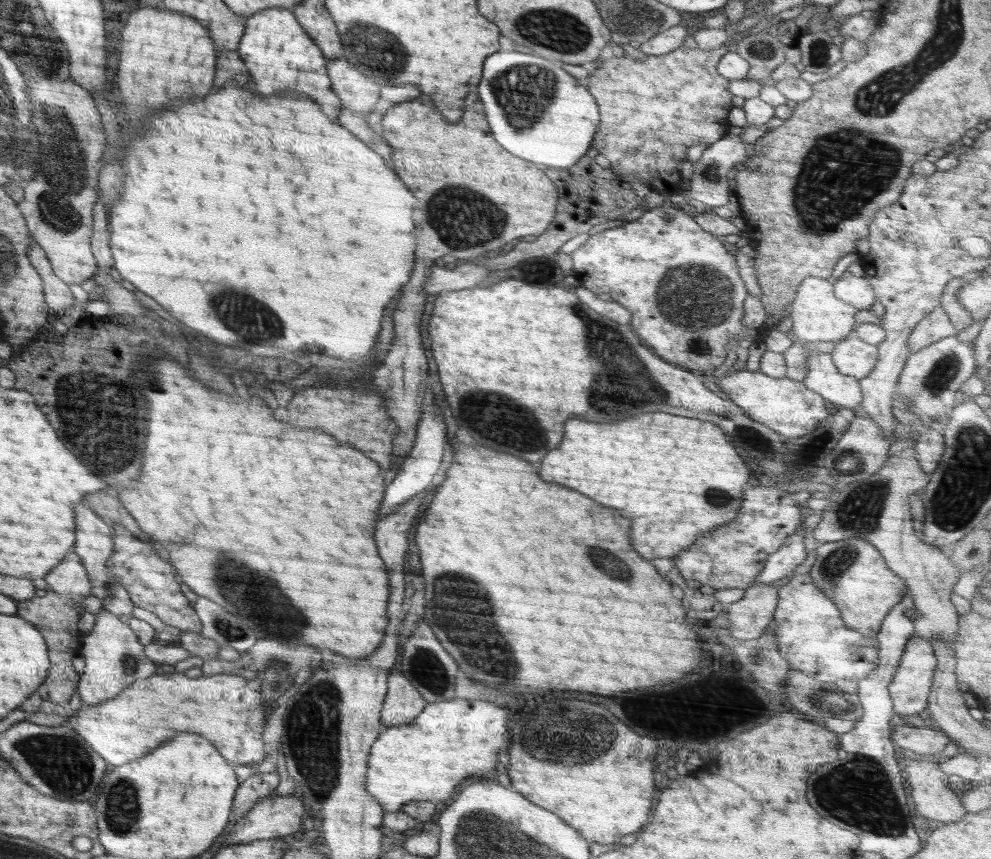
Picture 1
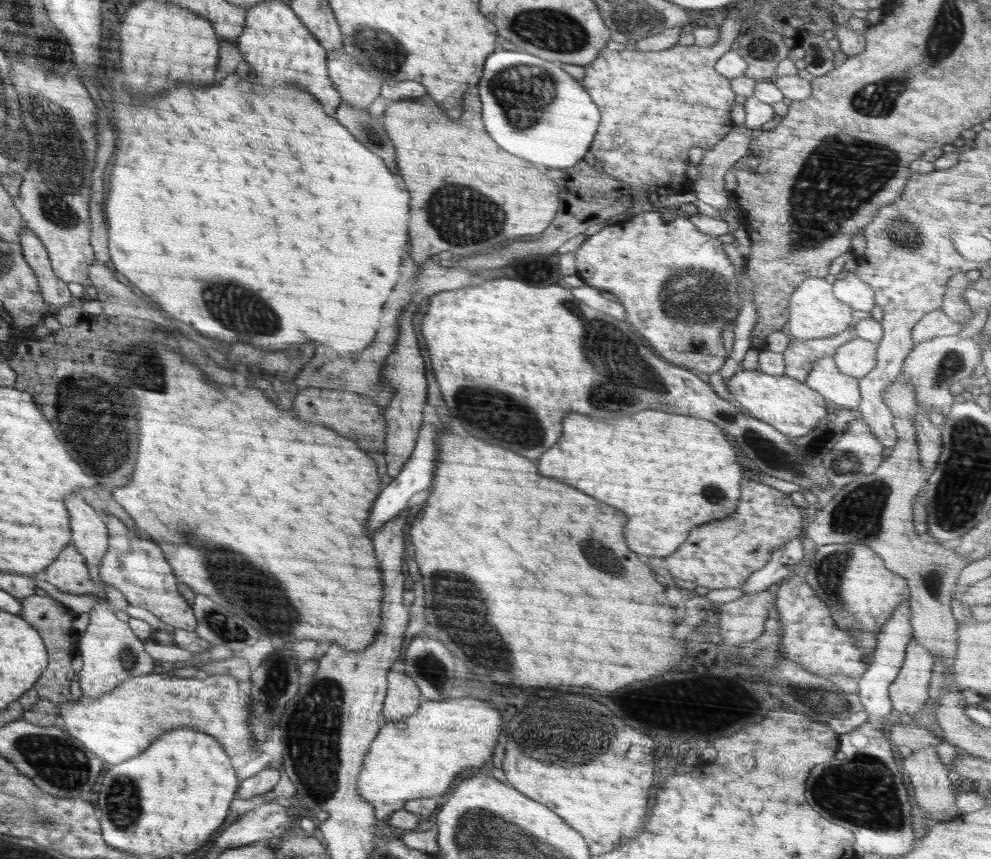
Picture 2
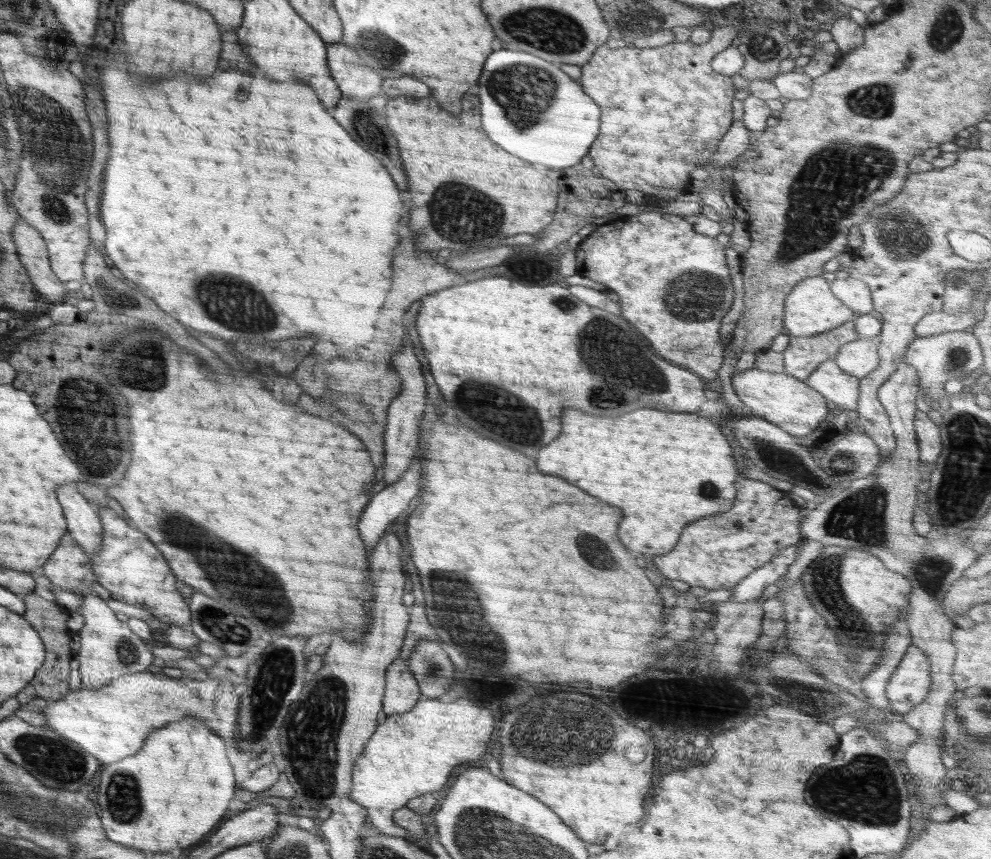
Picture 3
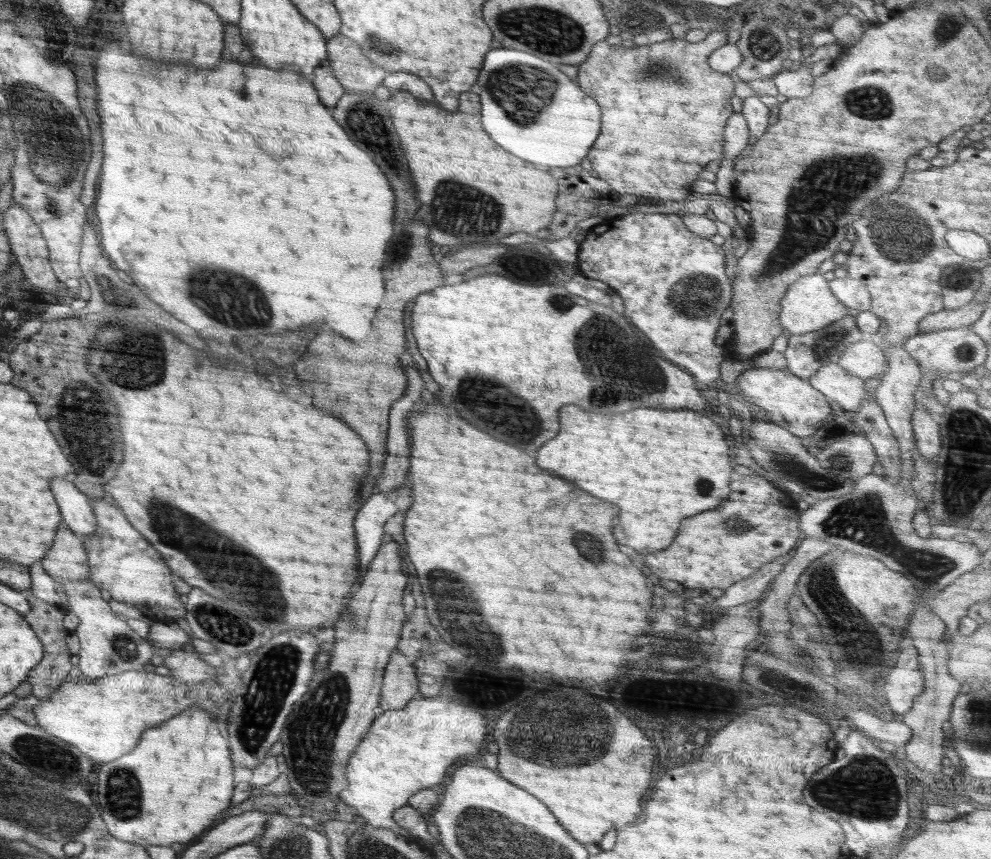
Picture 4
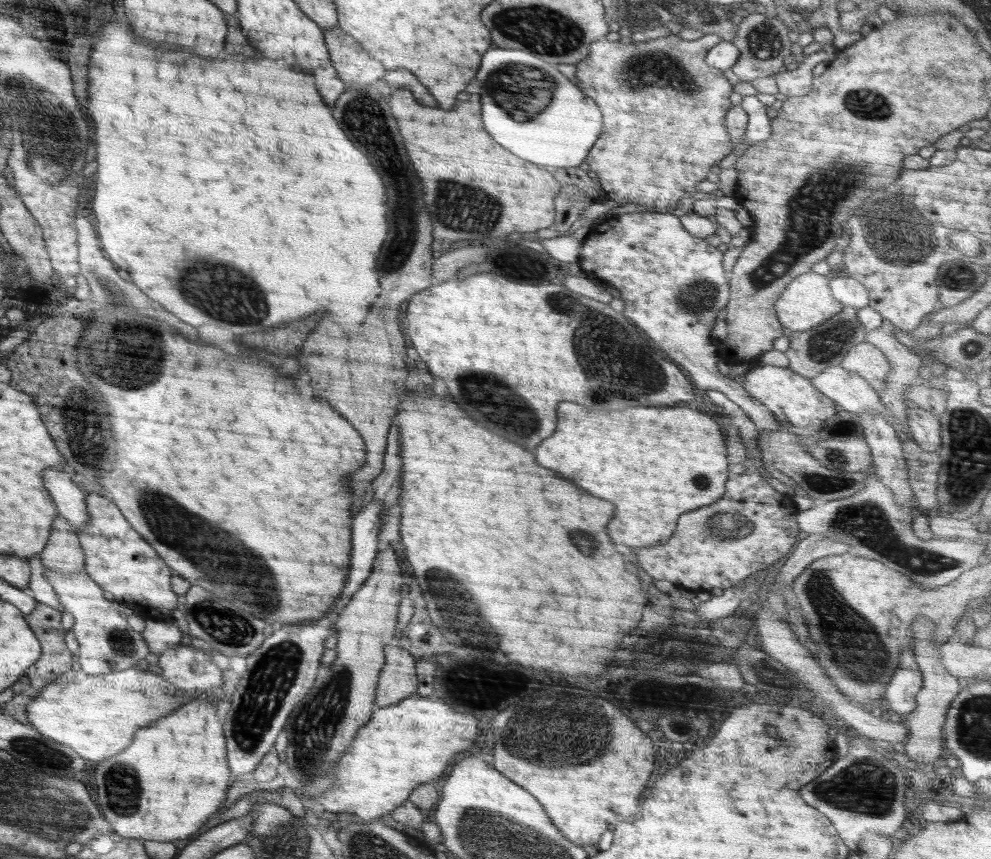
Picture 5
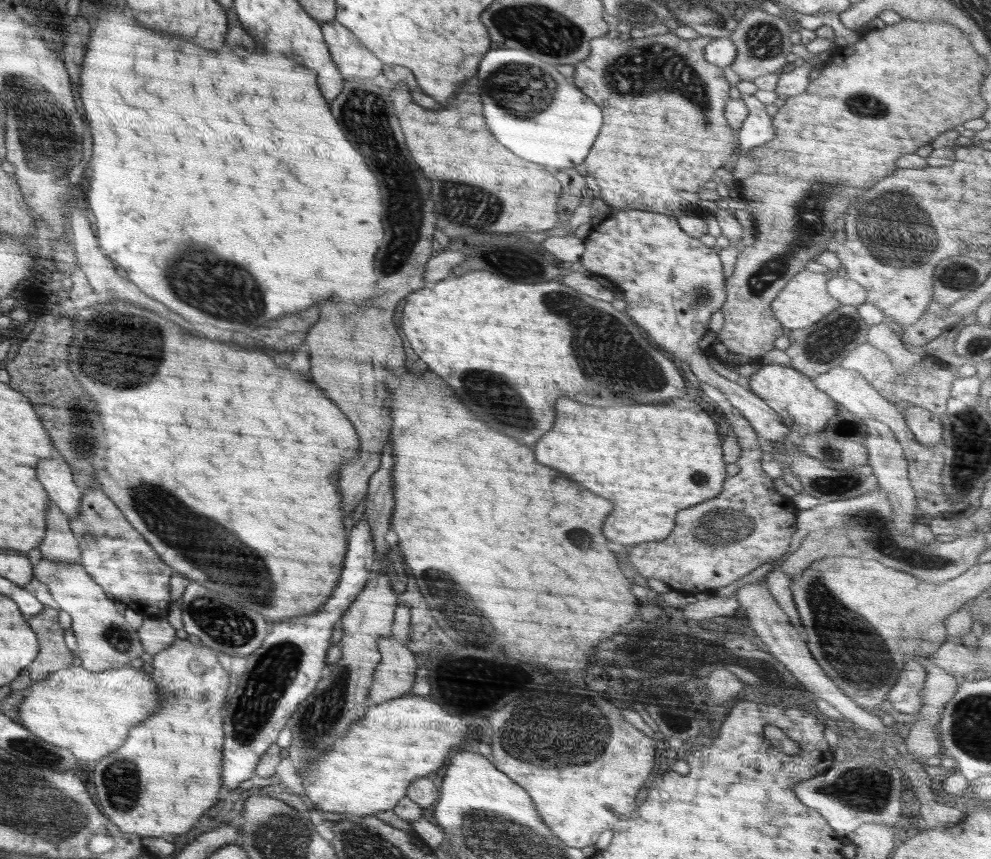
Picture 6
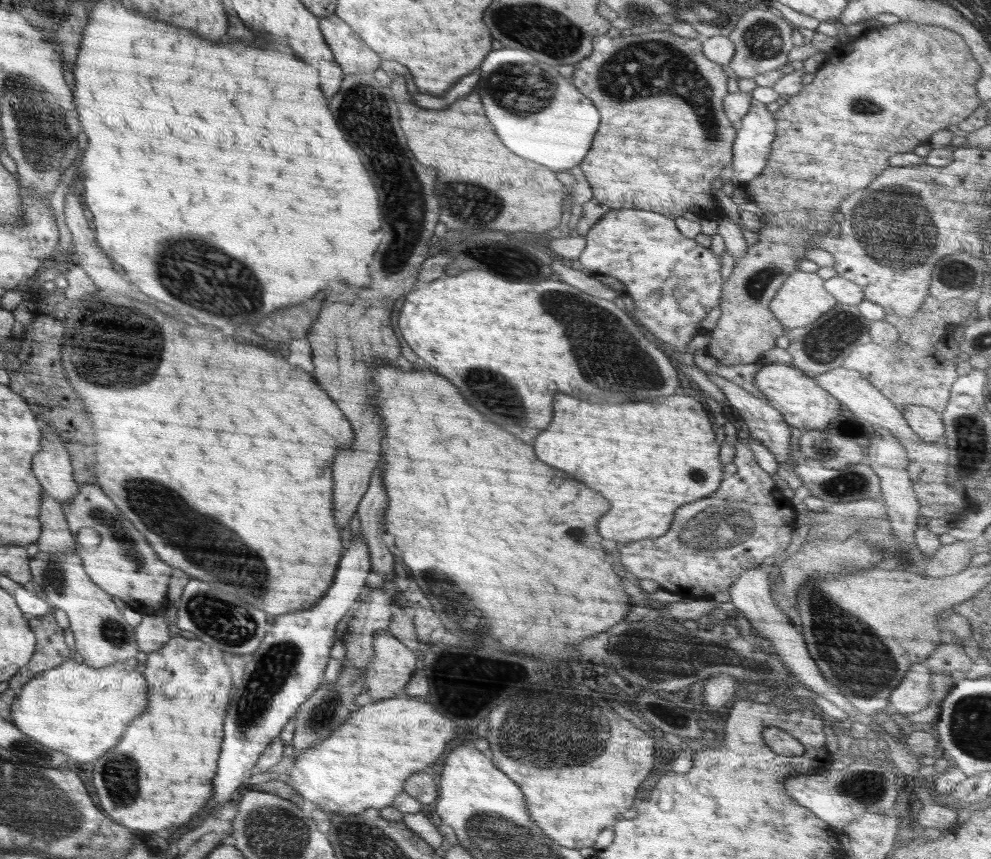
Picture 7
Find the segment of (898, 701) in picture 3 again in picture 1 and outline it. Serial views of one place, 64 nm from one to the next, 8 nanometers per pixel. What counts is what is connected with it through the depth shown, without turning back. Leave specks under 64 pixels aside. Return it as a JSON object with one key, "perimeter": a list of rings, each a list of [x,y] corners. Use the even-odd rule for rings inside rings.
{"perimeter":[[[912,636],[906,643],[900,666],[896,667],[895,674],[889,682],[888,690],[893,702],[893,712],[906,717],[916,712],[925,715],[929,692],[933,683],[933,676],[938,661],[930,642],[923,638]]]}

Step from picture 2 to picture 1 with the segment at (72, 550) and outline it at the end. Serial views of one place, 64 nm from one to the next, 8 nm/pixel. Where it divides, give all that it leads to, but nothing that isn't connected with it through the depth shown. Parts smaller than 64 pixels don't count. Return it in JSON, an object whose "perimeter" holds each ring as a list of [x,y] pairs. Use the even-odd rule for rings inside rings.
{"perimeter":[[[70,552],[70,558],[58,566],[58,570],[52,570],[44,580],[49,584],[49,590],[45,596],[32,597],[30,600],[18,602],[18,616],[26,619],[26,622],[34,622],[42,634],[46,634],[45,643],[49,648],[50,665],[49,676],[41,684],[42,690],[38,690],[42,700],[67,707],[72,694],[79,693],[82,670],[74,666],[74,658],[82,655],[82,646],[85,645],[87,633],[81,629],[82,618],[86,618],[86,610],[82,609],[82,602],[93,594],[93,581],[90,580],[88,570],[81,561],[79,554]]]}

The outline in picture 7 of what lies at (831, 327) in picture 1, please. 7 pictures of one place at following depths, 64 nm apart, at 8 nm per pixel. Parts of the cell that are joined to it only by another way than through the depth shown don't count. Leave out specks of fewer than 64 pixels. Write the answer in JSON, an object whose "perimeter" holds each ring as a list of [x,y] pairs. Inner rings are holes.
{"perimeter":[[[800,272],[790,274],[784,285],[778,289],[770,301],[769,309],[774,317],[787,329],[800,328],[813,324],[827,310],[837,303],[837,300],[824,288],[825,280],[817,273]]]}

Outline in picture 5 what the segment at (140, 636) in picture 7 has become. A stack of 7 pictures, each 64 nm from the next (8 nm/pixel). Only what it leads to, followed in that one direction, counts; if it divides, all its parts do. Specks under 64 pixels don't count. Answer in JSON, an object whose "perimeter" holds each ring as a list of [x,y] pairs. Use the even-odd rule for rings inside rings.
{"perimeter":[[[146,619],[141,635],[150,647],[150,652],[160,654],[179,646],[182,642],[182,633],[170,619]]]}

